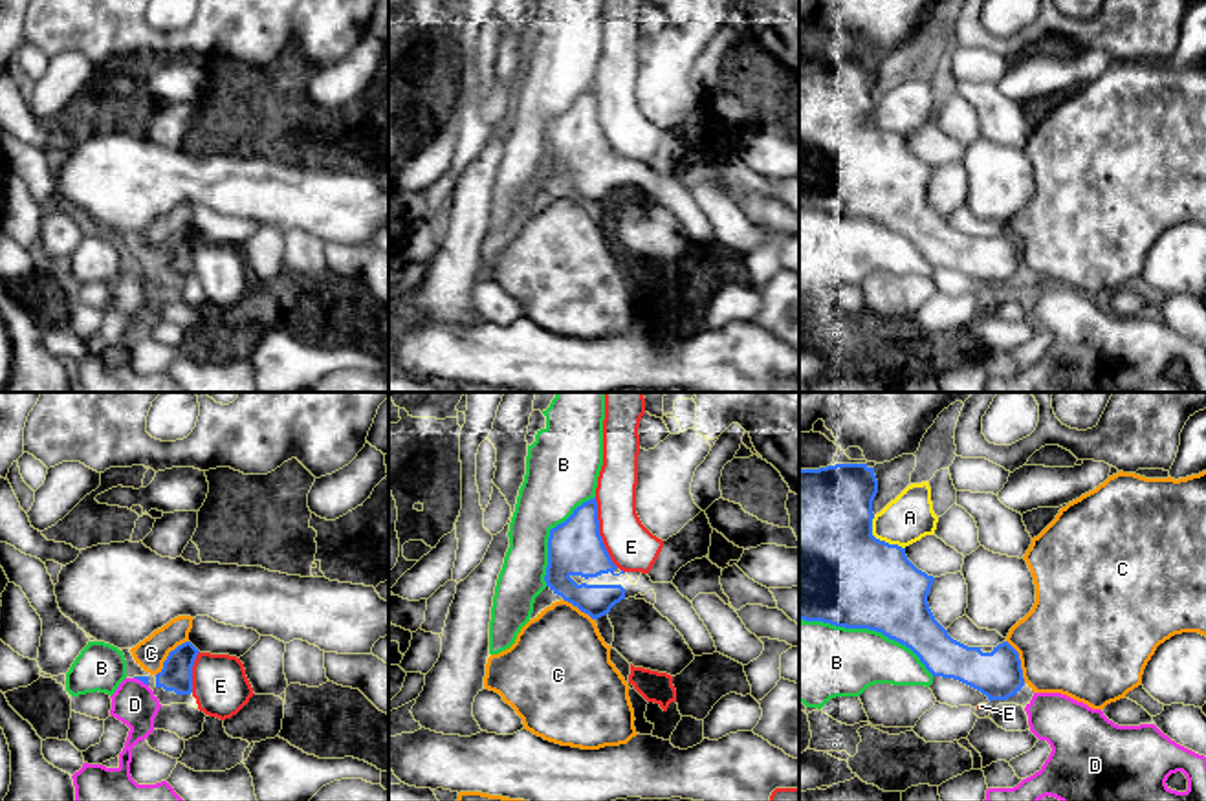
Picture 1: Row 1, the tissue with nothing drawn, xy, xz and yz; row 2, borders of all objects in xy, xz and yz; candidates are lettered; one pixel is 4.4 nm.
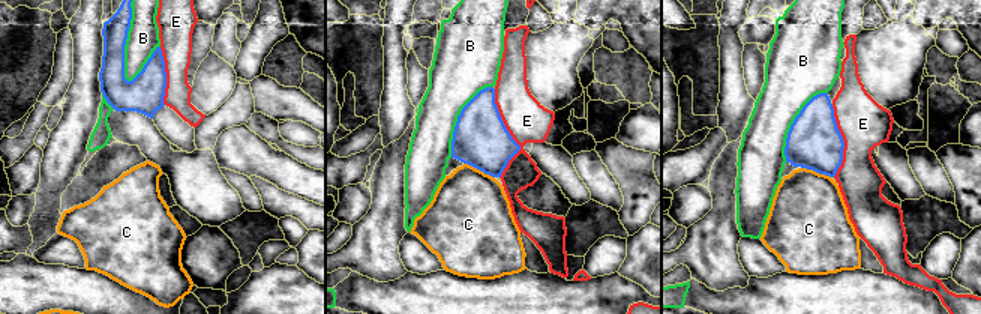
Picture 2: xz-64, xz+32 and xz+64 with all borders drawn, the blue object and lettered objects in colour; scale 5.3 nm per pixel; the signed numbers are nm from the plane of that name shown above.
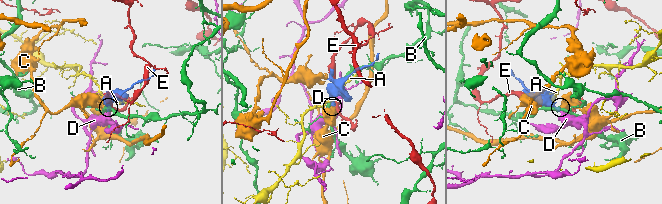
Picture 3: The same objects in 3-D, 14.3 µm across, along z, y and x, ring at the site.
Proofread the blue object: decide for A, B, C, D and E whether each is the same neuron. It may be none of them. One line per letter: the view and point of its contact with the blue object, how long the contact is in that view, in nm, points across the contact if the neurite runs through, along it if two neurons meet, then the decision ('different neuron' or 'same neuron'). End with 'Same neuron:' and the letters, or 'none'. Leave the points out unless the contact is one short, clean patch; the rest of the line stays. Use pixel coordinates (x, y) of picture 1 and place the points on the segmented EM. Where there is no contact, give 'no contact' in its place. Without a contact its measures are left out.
A: yz (878, 539) | 200 nm | different neuron
B: yz (867, 627) | 650 nm | different neuron
C: xy (169, 655) | 220 nm | along xy (187, 640), (169, 653), (154, 675) | different neuron
D: xy (142, 680) | 80 nm | across xy (143, 679), (142, 680), (134, 691), (134, 704) | same neuron
E: xz (598, 532) | 320 nm | different neuron
Same neuron: D

